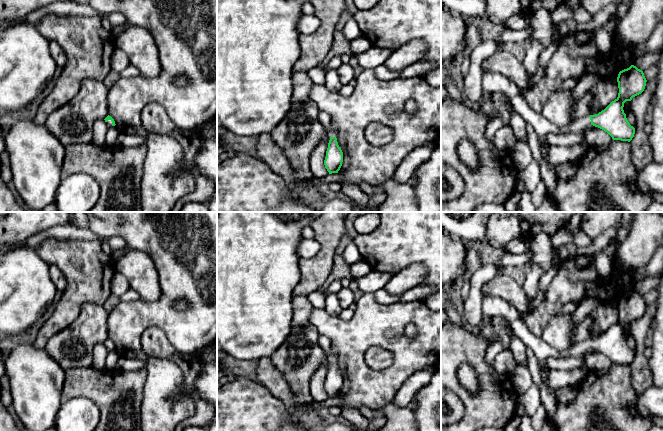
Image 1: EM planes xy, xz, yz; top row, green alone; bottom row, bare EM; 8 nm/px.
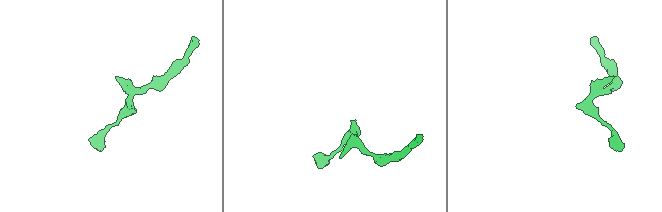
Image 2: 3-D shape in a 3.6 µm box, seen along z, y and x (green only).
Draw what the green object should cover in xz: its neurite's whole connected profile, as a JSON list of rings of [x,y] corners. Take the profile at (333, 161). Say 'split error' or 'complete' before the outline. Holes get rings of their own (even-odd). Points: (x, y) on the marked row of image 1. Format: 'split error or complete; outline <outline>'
split error; outline [[[329,130],[329,137],[324,165],[329,174],[332,174],[338,173],[340,170],[343,162],[343,152],[338,145],[335,130]]]

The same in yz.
split error; outline [[[631,65],[619,72],[617,77],[619,93],[604,110],[595,115],[575,119],[564,127],[557,127],[549,122],[541,113],[533,111],[521,97],[515,83],[497,72],[486,72],[481,80],[481,95],[489,97],[494,93],[503,93],[511,101],[517,112],[530,124],[539,138],[547,133],[581,133],[591,125],[607,132],[613,140],[630,142],[635,128],[630,125],[623,107],[626,101],[641,94],[646,86],[646,78],[642,70]]]

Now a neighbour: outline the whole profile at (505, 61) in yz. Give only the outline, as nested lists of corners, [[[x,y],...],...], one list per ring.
[[[509,47],[497,50],[480,64],[479,70],[483,74],[486,72],[497,72],[511,79],[519,90],[533,87],[530,85],[533,75],[527,72],[525,61],[520,61],[517,57],[517,52]]]

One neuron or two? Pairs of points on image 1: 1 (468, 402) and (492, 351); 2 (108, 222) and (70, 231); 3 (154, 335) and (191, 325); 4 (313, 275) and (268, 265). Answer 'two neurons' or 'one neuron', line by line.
1: two neurons
2: two neurons
3: two neurons
4: two neurons

